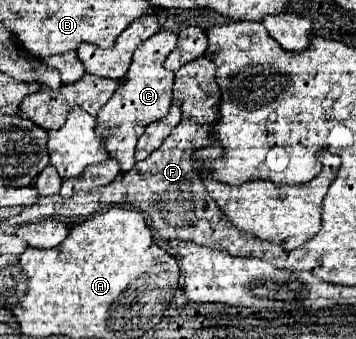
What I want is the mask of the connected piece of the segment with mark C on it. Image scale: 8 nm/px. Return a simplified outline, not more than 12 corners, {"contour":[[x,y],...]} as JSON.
{"contour":[[176,33],[134,51],[126,81],[98,111],[96,131],[128,173],[146,127],[168,115]]}

